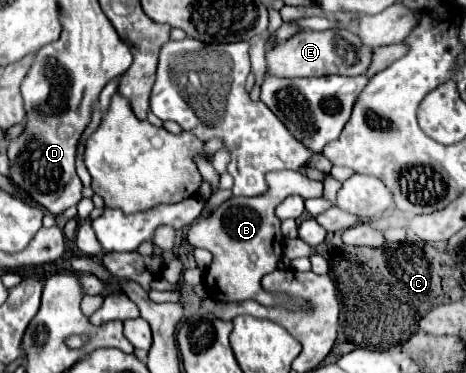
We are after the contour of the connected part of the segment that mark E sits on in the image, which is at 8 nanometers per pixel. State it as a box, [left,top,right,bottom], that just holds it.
[265,28,373,78]

